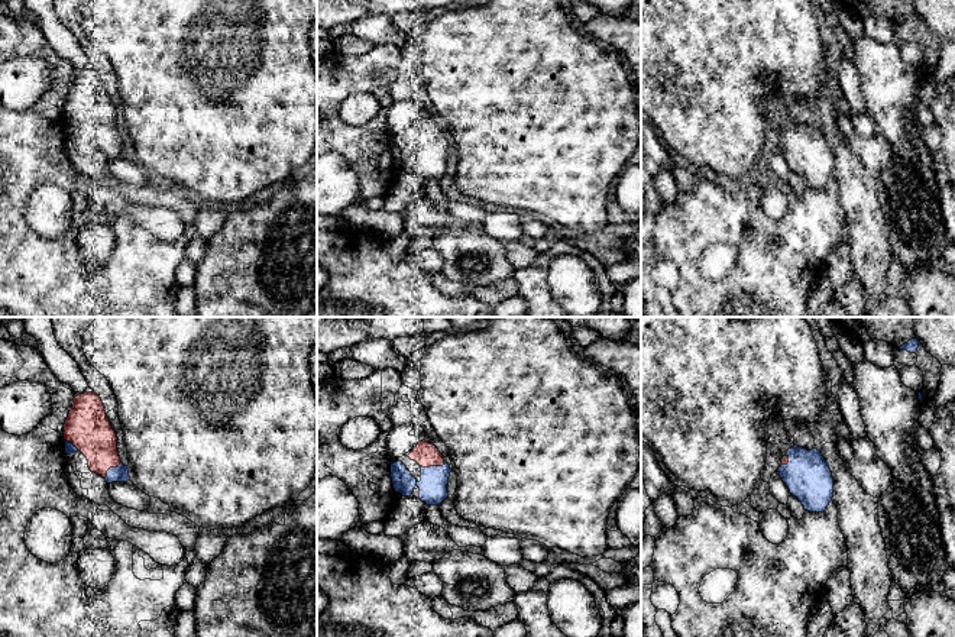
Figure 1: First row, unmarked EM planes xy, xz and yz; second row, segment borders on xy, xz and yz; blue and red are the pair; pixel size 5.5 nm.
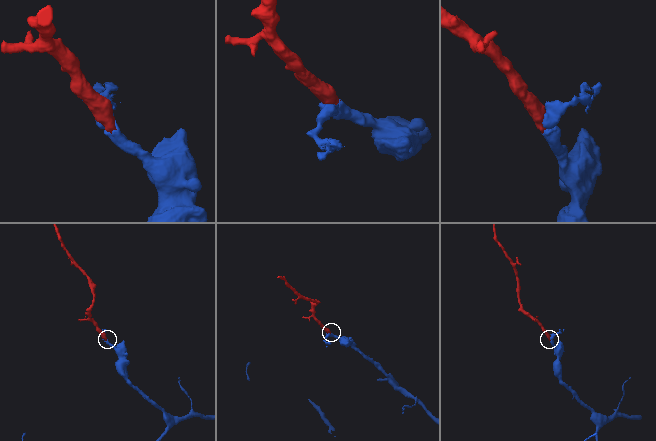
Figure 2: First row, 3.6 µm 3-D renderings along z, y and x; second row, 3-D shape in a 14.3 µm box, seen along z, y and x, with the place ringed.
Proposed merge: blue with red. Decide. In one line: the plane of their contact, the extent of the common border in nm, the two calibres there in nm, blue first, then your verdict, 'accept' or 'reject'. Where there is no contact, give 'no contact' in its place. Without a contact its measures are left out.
contact in xz; length 140 nm; calibres 160 and 140 nm; accept

